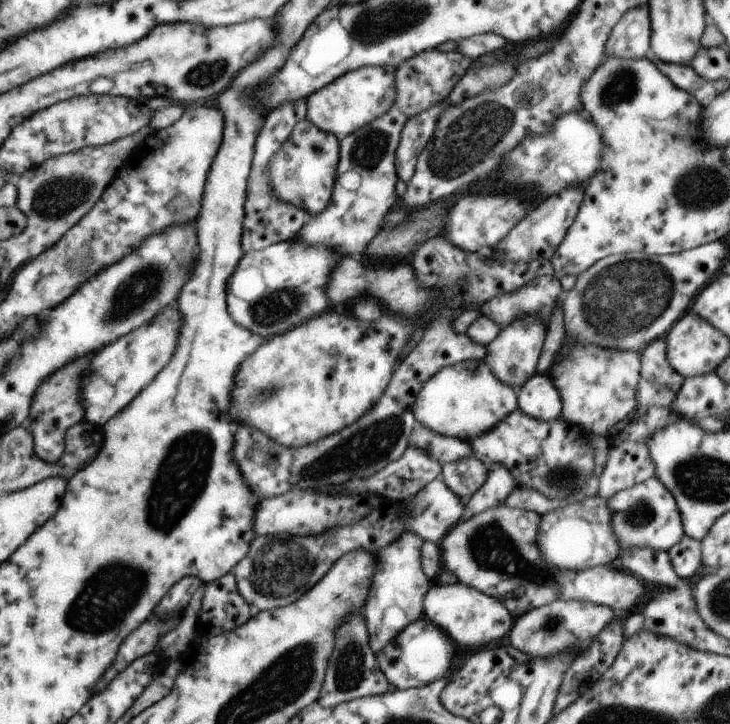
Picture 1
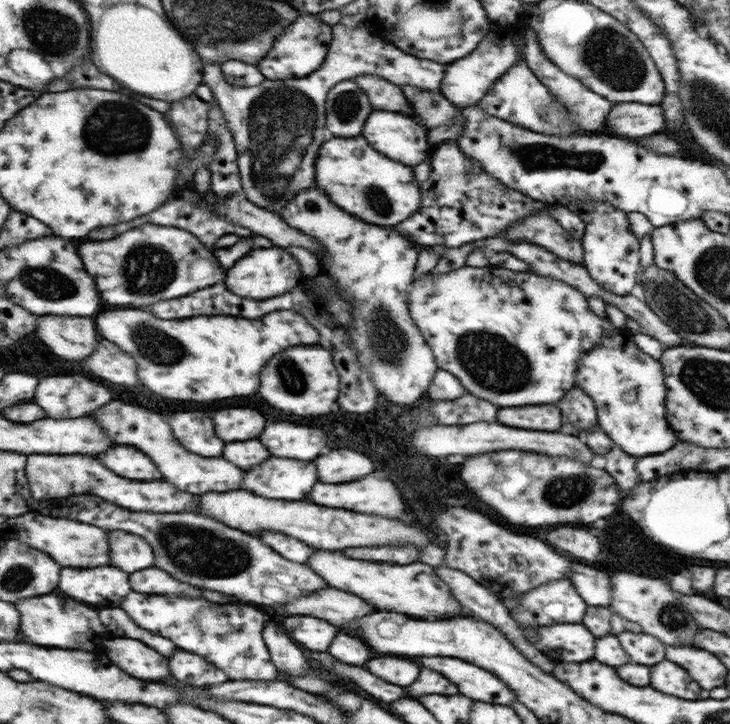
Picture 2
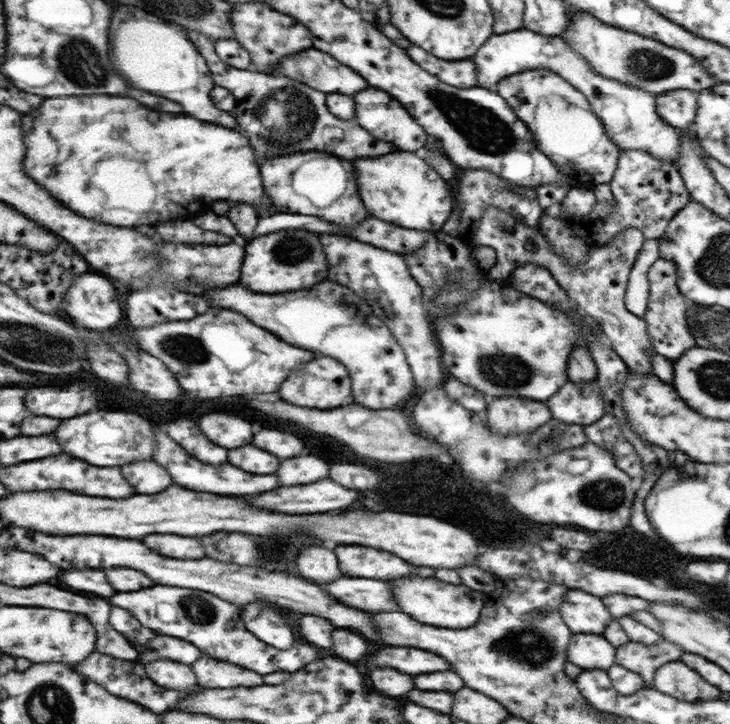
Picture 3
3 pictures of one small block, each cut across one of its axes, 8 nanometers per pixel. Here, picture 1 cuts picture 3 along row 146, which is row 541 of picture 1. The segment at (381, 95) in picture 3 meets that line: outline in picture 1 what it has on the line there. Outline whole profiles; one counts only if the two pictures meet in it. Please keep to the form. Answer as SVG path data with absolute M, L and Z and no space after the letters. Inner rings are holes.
M407 531L375 554L376 570L372 577L371 588L368 589L364 610L361 612L361 616L365 618L366 631L369 633L370 649L375 655L409 624L415 622L421 616L421 610L424 610L424 598L430 588L429 580L421 572L419 546L421 538L417 538L414 532Z

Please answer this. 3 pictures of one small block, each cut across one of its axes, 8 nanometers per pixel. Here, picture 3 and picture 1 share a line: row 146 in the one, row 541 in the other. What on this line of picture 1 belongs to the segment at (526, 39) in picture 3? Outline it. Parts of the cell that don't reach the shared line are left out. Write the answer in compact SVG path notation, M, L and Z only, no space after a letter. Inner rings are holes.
M655 476L628 489L616 492L607 500L611 511L613 532L618 540L618 554L623 549L629 550L635 547L667 551L675 543L681 542L685 532L677 500L666 485Z

